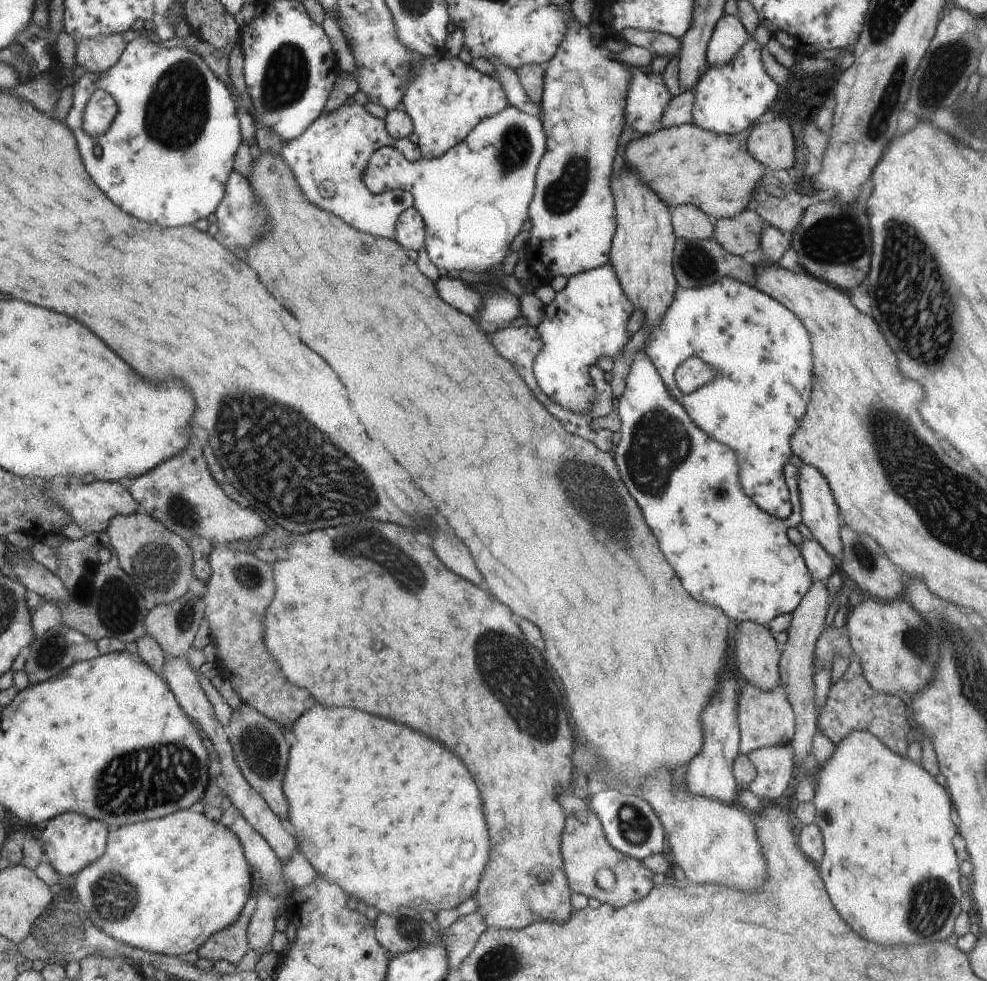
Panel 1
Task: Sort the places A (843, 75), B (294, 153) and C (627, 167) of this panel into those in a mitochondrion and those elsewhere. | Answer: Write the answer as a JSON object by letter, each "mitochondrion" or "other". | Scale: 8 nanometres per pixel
{"A":"other","B":"other","C":"other"}

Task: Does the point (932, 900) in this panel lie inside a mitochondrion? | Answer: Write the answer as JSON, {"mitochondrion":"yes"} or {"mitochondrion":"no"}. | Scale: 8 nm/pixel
{"mitochondrion":"yes"}

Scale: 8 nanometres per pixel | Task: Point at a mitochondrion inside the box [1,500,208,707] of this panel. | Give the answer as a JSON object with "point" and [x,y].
{"point":[119,615]}

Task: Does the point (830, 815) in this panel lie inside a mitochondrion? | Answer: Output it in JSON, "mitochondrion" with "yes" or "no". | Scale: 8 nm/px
{"mitochondrion":"yes"}

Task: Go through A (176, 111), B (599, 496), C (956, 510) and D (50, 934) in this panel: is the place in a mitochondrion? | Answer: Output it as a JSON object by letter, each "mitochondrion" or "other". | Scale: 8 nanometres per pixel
{"A":"mitochondrion","B":"mitochondrion","C":"mitochondrion","D":"mitochondrion"}

